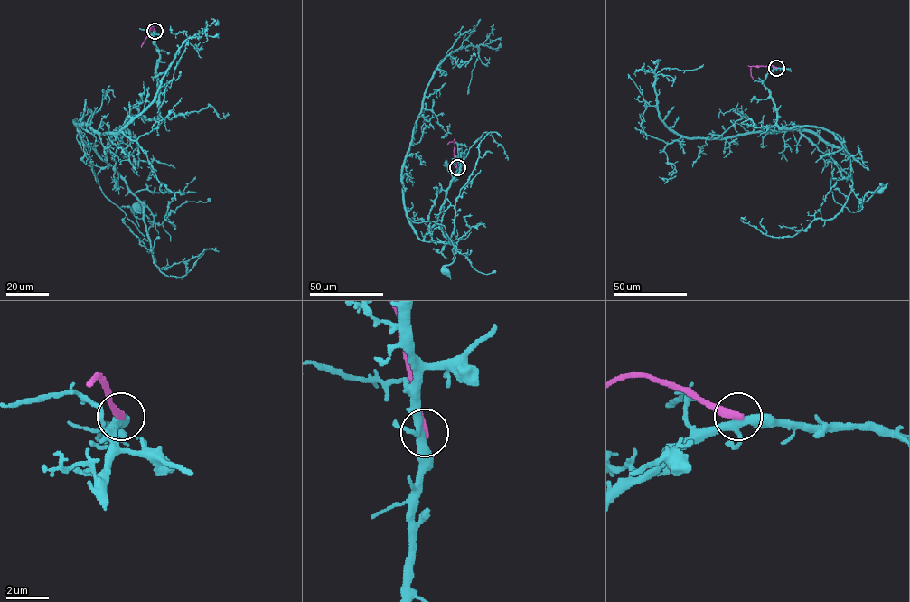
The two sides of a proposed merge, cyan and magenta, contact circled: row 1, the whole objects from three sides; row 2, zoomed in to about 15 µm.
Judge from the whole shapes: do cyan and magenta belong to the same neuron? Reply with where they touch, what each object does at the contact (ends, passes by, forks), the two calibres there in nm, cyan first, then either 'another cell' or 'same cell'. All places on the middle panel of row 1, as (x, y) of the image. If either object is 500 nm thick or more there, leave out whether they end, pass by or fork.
(457, 167) | cyan forks | magenta ends | 340/400 nm | another cell

